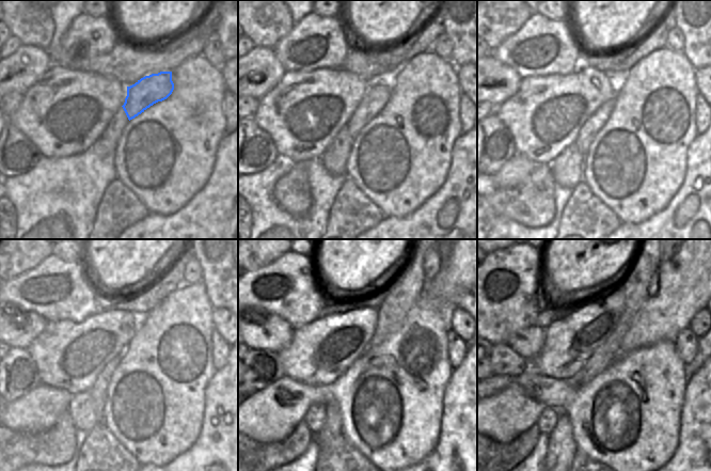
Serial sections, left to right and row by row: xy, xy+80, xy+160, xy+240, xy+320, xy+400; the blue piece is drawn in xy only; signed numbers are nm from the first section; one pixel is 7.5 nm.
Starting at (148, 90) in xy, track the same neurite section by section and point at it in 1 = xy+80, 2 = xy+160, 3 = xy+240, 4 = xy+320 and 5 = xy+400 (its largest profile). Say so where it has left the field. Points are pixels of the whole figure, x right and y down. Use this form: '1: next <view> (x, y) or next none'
1: next xy+80 (378, 94)
2: next xy+160 (588, 131)
3: next xy+240 (99, 391)
4: next xy+320 (333, 427)
5: next xy+400 (562, 448)

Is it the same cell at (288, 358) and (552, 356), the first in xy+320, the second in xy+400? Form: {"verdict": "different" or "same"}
{"verdict": "same"}

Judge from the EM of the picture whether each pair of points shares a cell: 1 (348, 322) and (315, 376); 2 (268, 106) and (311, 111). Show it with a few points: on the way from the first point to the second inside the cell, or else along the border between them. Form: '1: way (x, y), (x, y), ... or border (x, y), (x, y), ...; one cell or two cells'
1: way (333, 330), (319, 344), (316, 361); one cell
2: way (279, 113), (300, 113); one cell

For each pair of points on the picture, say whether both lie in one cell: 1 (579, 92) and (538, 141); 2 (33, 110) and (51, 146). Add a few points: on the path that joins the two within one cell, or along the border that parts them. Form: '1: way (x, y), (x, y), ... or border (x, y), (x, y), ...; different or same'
1: way (567, 104), (541, 129); same
2: way (38, 119), (38, 123), (51, 138); same

